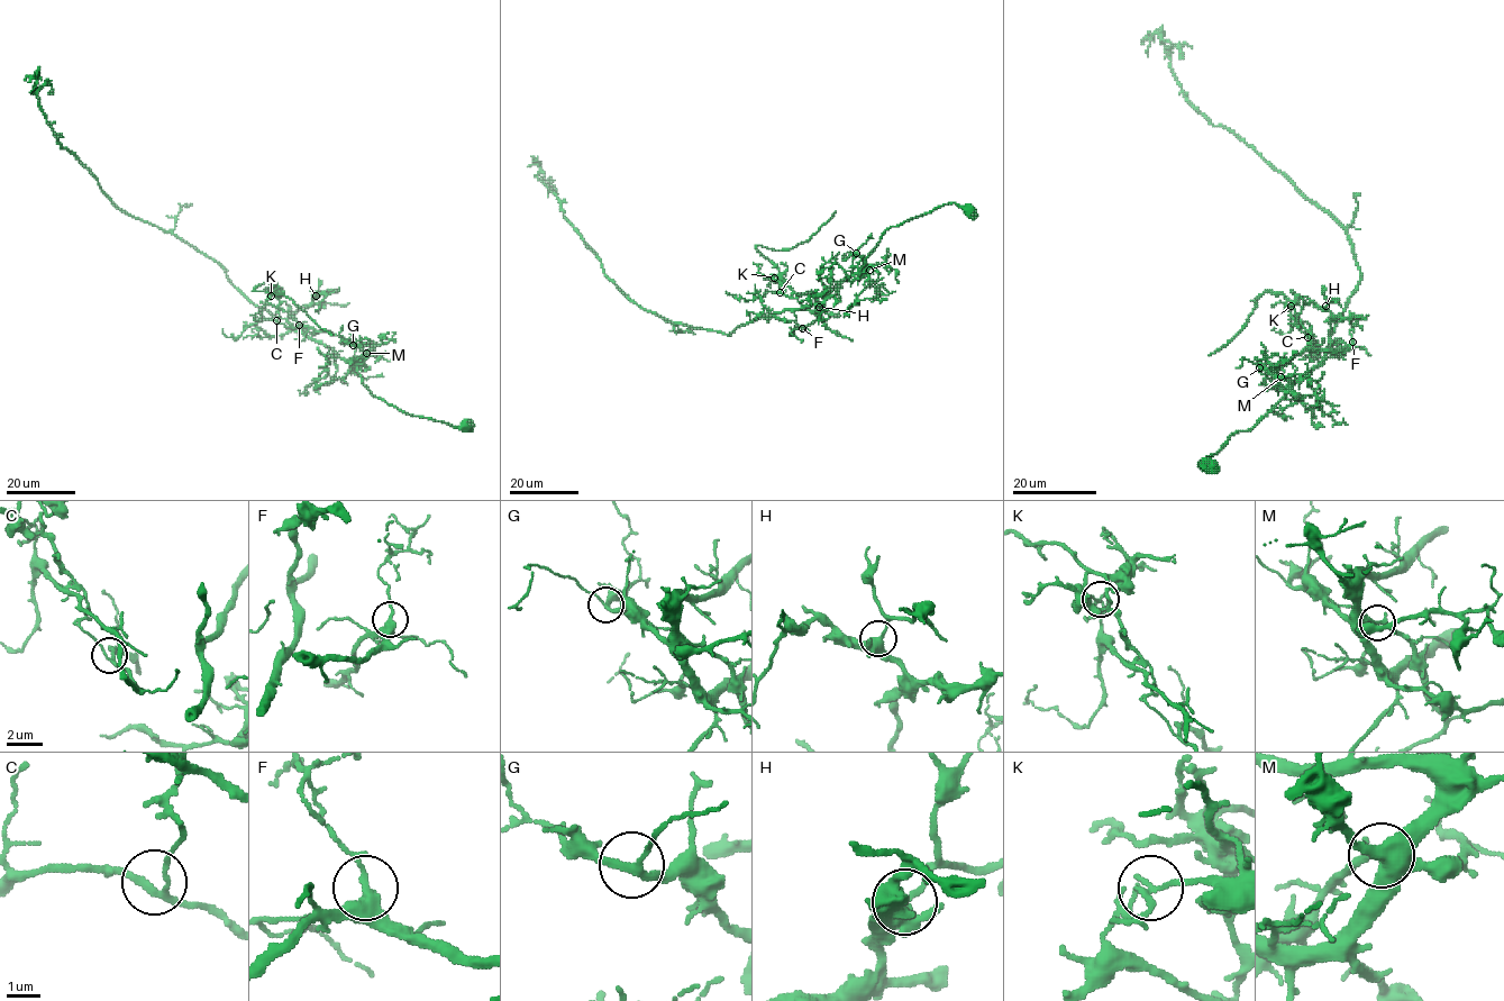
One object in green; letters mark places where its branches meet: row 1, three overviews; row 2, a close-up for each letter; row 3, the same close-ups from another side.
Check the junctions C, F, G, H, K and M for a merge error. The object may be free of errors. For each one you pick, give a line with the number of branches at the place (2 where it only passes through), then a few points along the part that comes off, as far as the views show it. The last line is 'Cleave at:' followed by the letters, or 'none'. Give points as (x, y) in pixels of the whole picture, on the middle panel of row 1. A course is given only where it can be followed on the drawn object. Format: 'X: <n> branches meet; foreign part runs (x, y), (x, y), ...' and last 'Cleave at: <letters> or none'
K: 2 branches meet; foreign part runs (773, 278), (783, 274), (755, 247), (793, 248), (805, 242), (836, 211)
Cleave at: K

